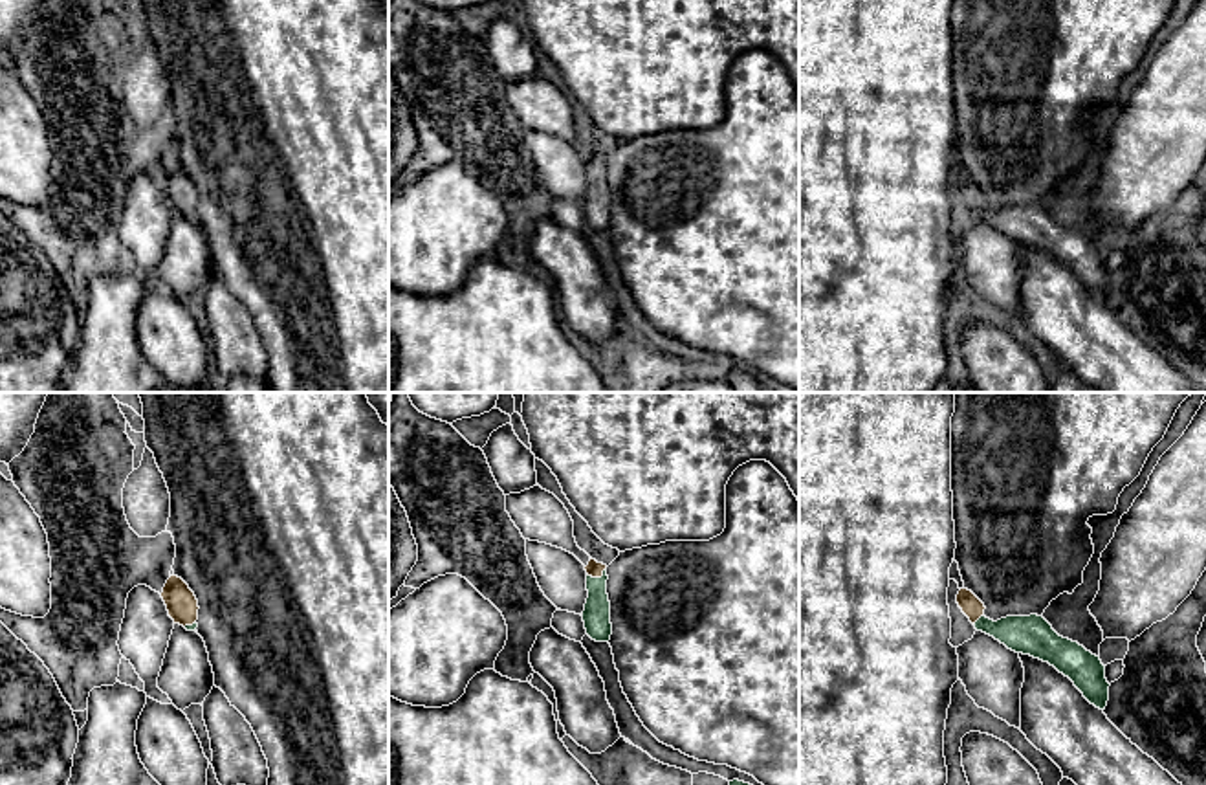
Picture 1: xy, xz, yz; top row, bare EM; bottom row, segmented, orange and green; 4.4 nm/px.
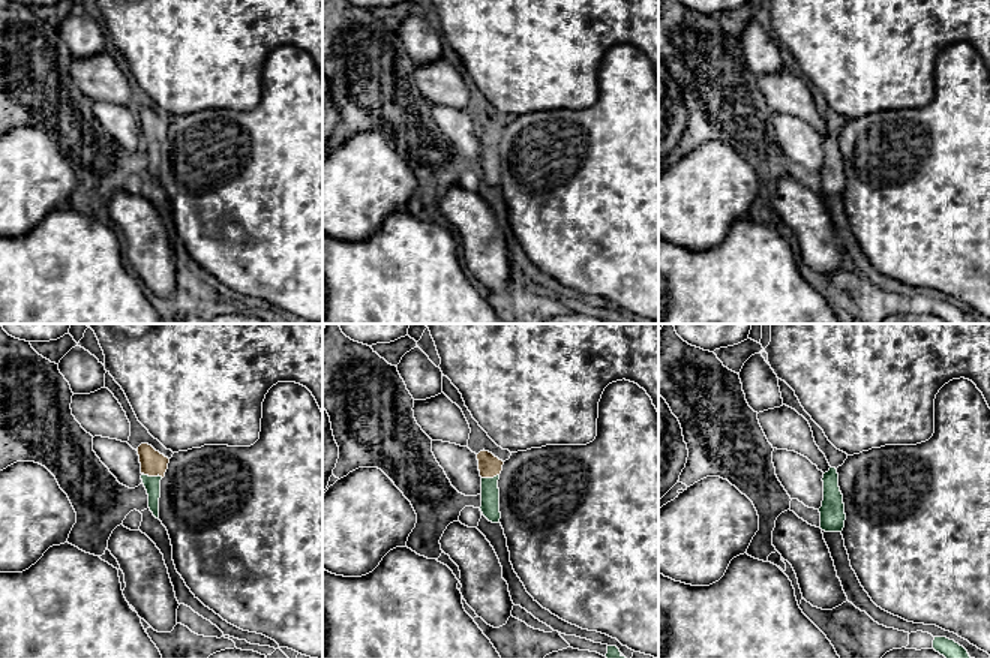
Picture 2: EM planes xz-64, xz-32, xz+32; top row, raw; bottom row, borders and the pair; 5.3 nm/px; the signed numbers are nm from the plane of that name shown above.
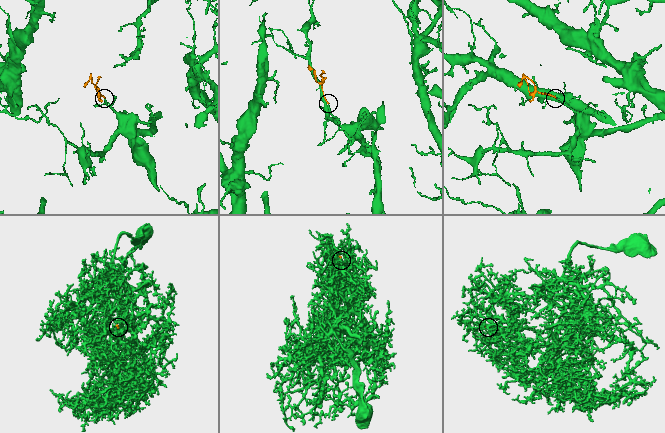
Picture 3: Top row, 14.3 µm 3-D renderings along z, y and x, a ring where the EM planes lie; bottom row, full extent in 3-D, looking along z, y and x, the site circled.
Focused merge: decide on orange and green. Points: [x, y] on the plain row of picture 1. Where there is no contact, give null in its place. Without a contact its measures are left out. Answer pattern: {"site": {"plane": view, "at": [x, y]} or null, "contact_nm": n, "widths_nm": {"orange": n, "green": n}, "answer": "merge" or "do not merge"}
{"site": {"plane": "xz", "at": [598, 165]}, "contact_nm": 90, "widths_nm": {"orange": 70, "green": 120}, "answer": "merge"}

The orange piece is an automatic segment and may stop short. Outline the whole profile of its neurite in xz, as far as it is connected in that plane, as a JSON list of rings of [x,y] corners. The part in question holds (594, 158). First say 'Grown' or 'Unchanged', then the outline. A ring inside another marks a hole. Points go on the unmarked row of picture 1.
Grown. [[[590,147],[587,160],[588,187],[583,200],[587,224],[596,231],[608,231],[612,224],[610,191],[607,183],[607,154]]]

